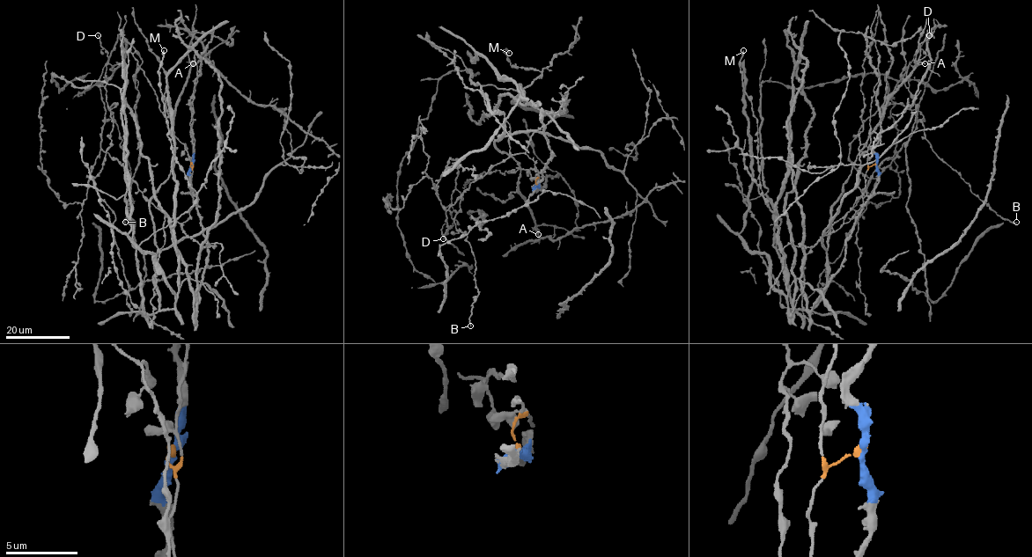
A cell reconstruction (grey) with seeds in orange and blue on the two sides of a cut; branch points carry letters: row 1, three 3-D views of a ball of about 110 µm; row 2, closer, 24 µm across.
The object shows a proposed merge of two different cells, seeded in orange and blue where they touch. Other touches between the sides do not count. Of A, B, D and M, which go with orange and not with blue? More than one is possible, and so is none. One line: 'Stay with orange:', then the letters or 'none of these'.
Stay with orange: B, D

